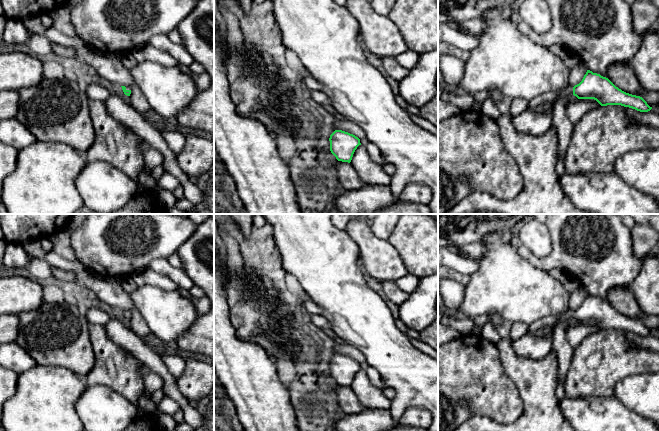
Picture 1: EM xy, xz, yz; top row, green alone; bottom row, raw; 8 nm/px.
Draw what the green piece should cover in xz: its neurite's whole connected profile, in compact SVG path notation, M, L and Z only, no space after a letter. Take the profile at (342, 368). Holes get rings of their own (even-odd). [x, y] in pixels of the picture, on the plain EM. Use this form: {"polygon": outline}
{"polygon": "M335 354L329 362L330 375L338 385L350 387L360 363L353 358L342 354Z"}

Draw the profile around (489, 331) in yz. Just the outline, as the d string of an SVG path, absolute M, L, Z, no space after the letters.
M489 318L489 320L482 325L481 331L481 336L495 345L502 339L498 332L497 323L498 321L496 319Z

